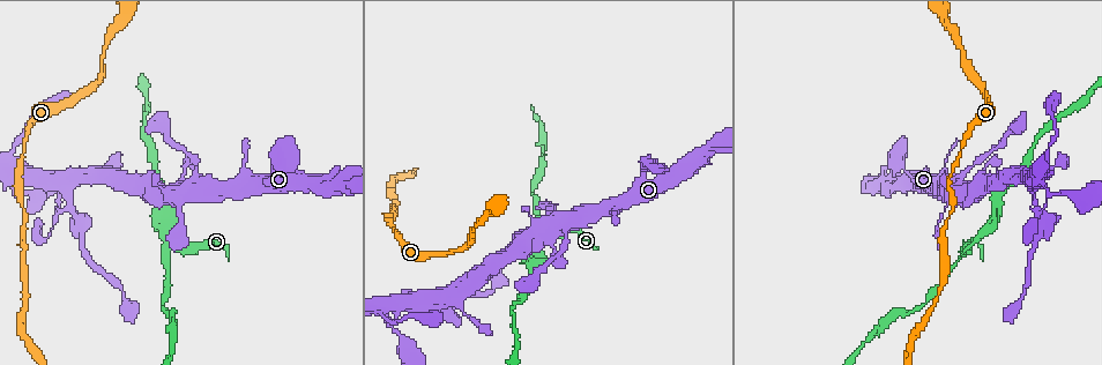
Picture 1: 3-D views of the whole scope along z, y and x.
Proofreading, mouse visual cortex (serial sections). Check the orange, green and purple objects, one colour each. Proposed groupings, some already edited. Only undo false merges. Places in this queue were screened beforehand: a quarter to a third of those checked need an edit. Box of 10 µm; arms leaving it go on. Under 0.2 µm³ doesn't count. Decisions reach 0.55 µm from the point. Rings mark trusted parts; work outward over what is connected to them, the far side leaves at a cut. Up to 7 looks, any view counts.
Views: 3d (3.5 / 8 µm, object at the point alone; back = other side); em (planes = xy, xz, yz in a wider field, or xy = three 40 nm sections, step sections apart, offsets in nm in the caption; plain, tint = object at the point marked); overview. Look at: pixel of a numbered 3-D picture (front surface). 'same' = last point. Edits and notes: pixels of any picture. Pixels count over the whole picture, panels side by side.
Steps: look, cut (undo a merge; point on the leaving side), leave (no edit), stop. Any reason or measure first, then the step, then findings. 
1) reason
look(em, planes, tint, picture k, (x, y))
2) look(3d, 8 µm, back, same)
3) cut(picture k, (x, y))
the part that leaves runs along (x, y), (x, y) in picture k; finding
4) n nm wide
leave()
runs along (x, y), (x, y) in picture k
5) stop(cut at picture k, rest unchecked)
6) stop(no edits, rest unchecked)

branch point
look(3d, 3.5 µm, back, picture 1, (168, 248))

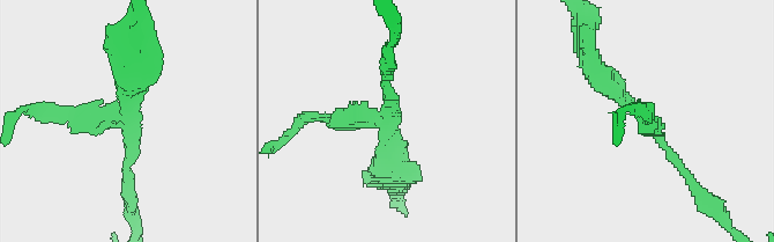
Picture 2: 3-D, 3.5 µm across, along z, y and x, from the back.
leave()
runs along (313, 115), (388, 126), (388, 177) in picture 2; all the same cell

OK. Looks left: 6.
abrupt turn
look(3d, 3.5 µm, picture 1, (1037, 174))

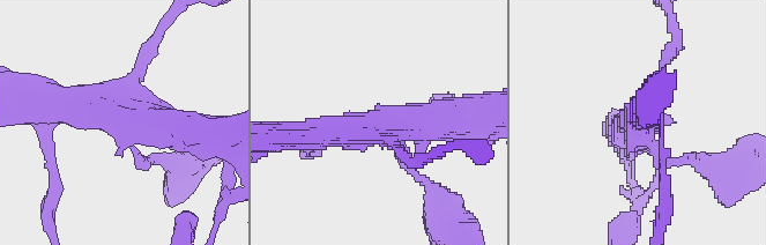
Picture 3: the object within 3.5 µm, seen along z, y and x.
shape alone is not enough
look(em, xy, step 5, tint, picture 3, (399, 124))

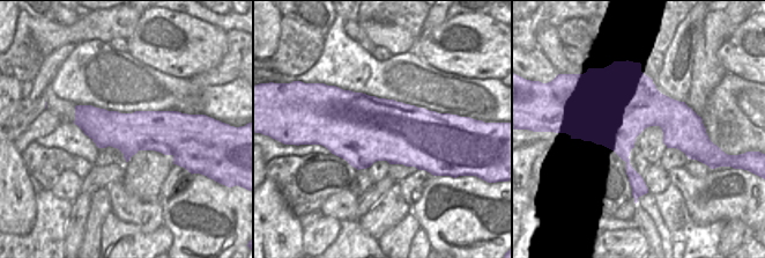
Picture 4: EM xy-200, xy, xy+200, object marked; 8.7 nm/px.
leave()
all the same cell

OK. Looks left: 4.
a narrow waist
look(3d, 3.5 µm, back, picture 1, (71, 214))

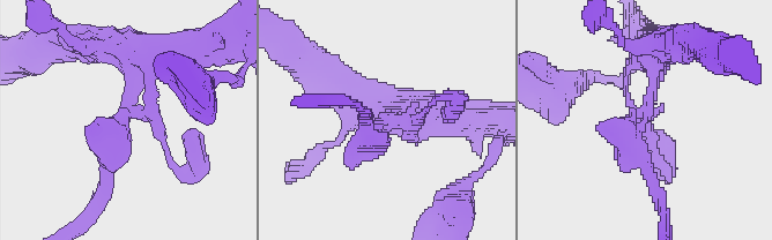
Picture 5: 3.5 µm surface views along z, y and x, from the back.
need the tissue
look(em, xy, step 3, tint, picture 5, (388, 134))

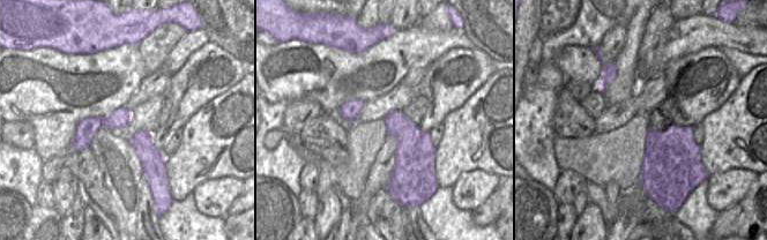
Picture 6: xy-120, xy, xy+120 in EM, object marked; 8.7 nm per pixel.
leave()
runs along (128, 113), (98, 121), (75, 145) in picture 6; one cell here

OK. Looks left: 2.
stop(no edits, rest unchecked)

